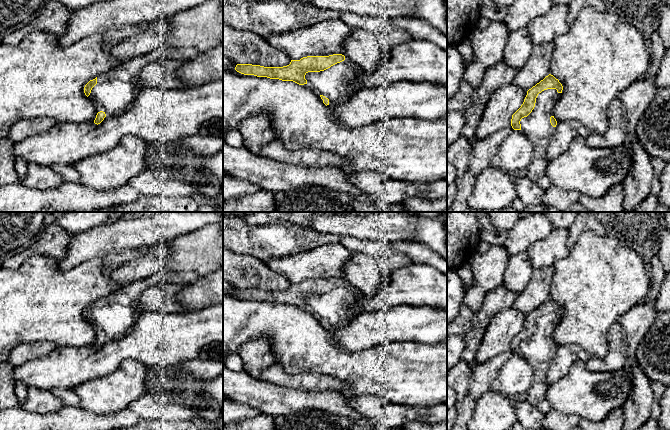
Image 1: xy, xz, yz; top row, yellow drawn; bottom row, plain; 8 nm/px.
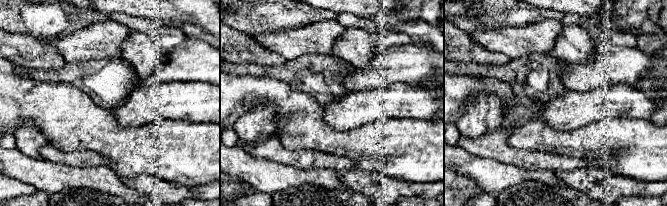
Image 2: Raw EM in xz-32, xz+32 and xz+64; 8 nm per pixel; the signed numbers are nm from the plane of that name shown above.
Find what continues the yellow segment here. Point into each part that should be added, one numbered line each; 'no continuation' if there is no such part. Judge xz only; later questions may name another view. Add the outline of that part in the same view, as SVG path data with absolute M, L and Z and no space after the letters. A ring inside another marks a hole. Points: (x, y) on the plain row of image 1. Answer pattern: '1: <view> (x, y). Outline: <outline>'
1: xz (335, 307). Outline: M345 281L345 284L320 296L308 296L305 299L307 313L322 326L321 319L329 323L328 331L346 326L354 317L352 310L355 302L362 297L357 288Z

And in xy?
1: xy (115, 315). Outline: M174 271L170 274L157 273L140 281L134 281L102 299L97 300L97 308L88 322L94 328L96 339L103 335L105 343L122 339L143 313L139 308L139 296L147 288L174 283L187 285L199 278L195 271Z

